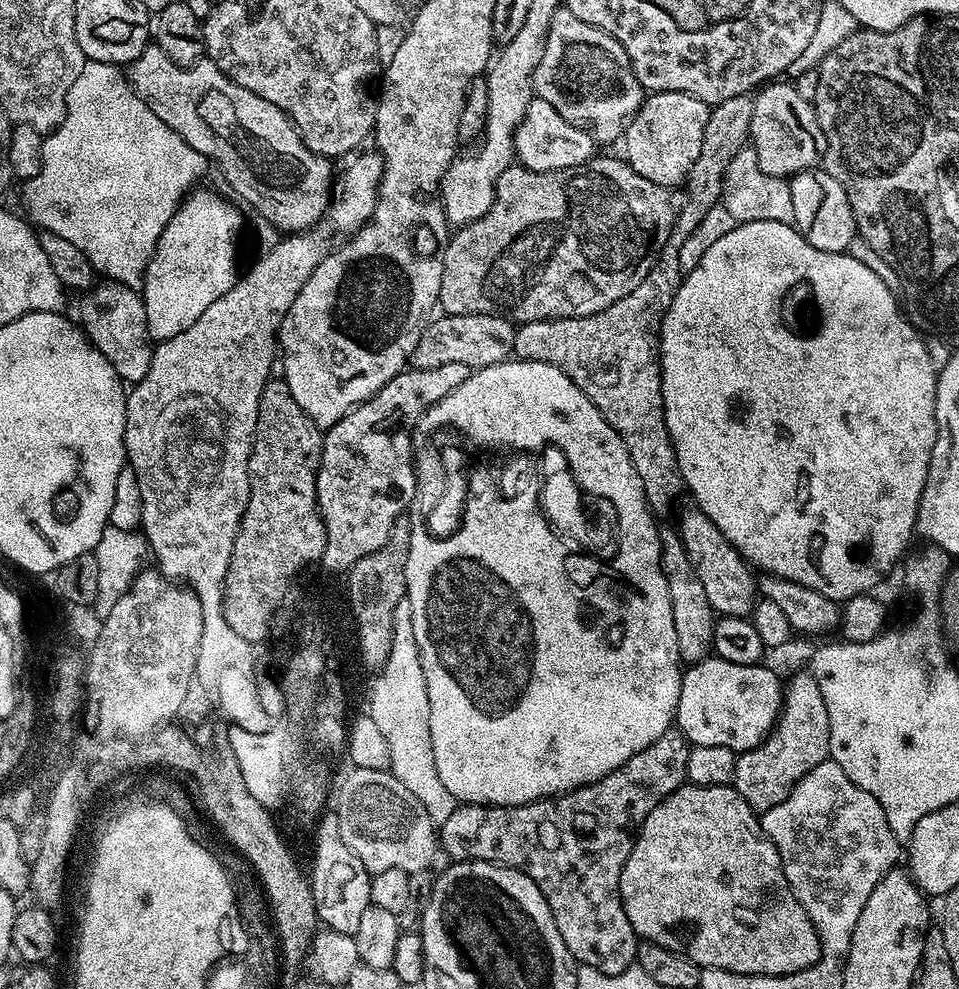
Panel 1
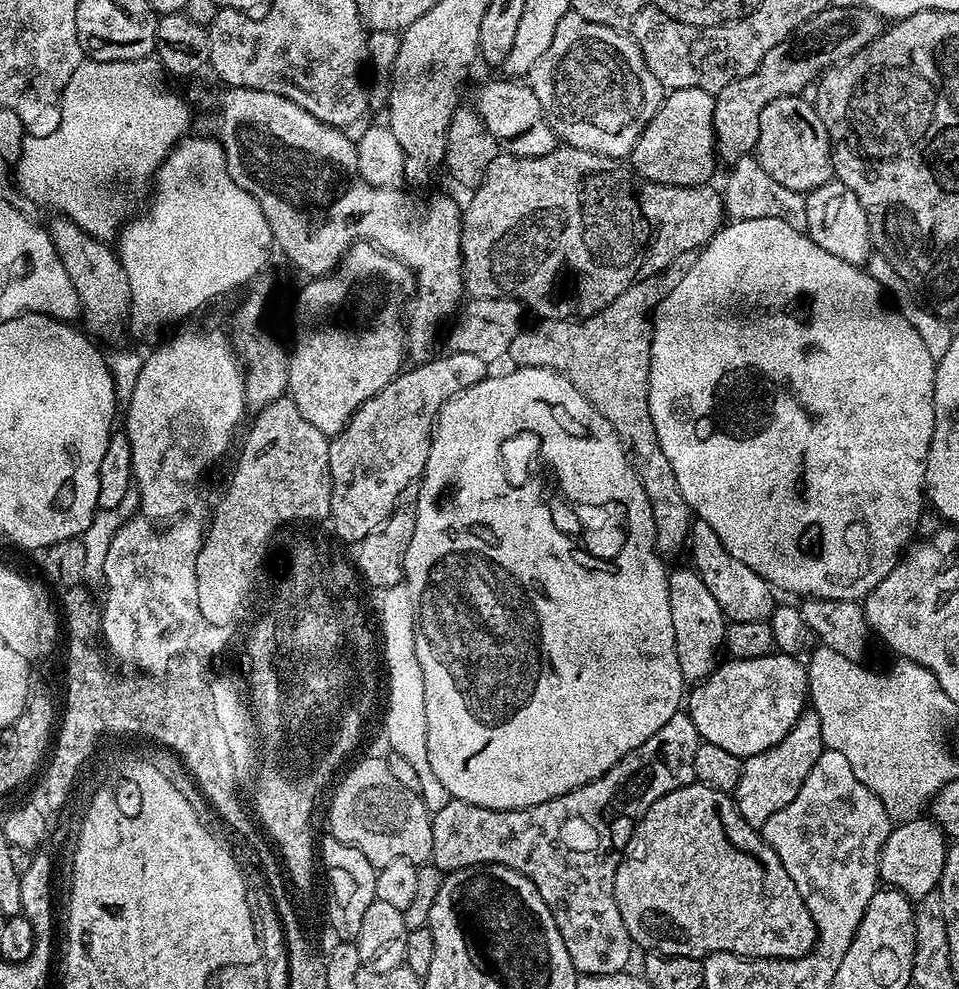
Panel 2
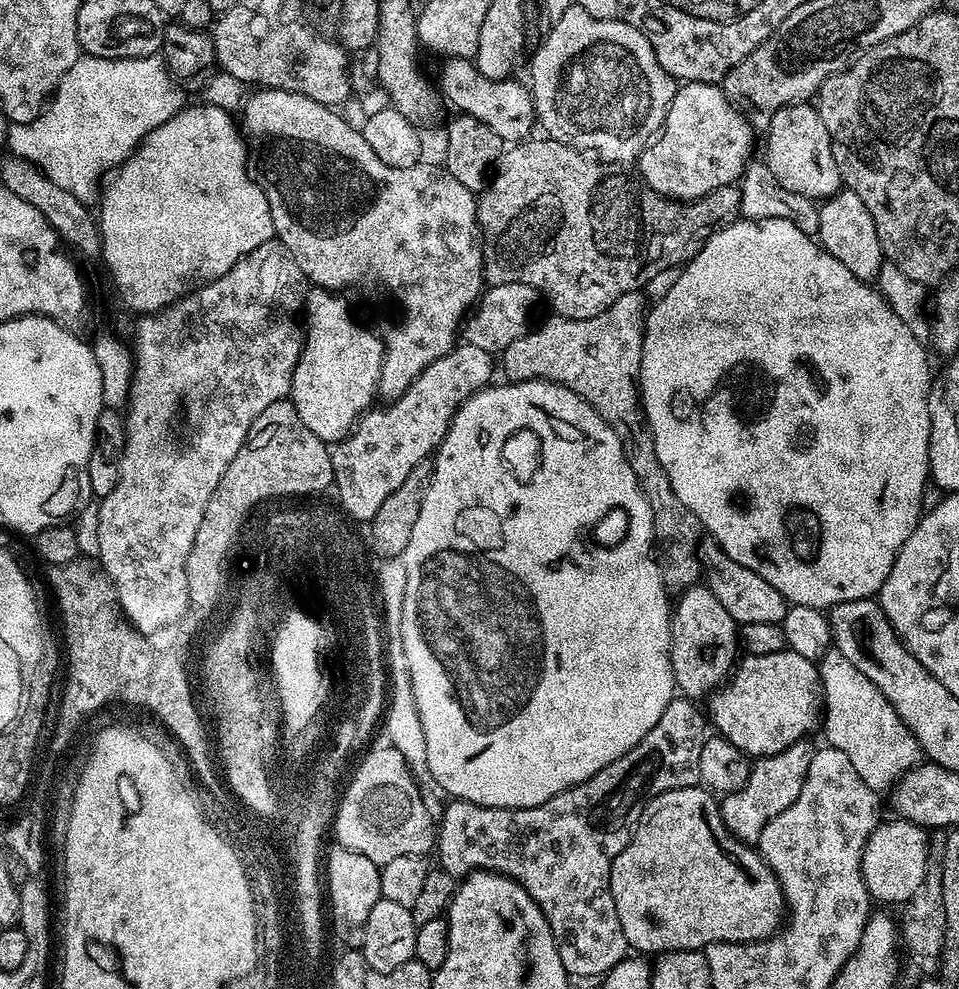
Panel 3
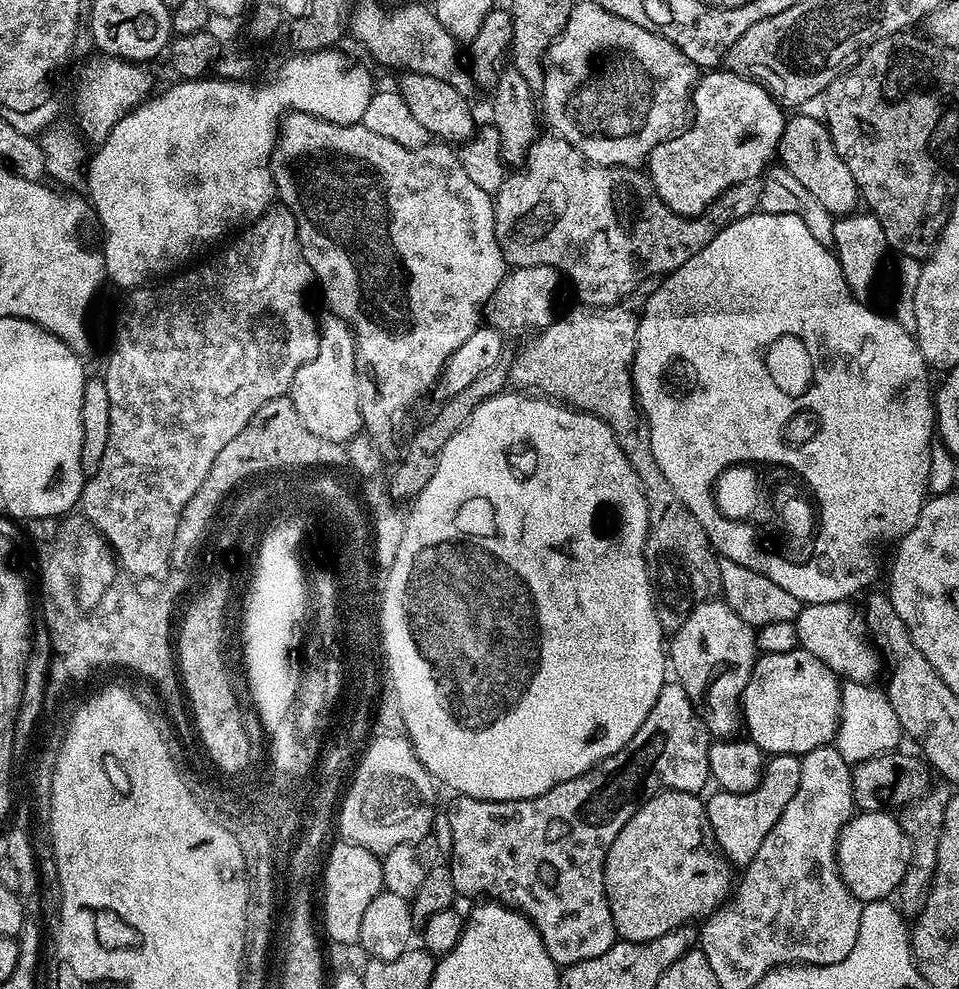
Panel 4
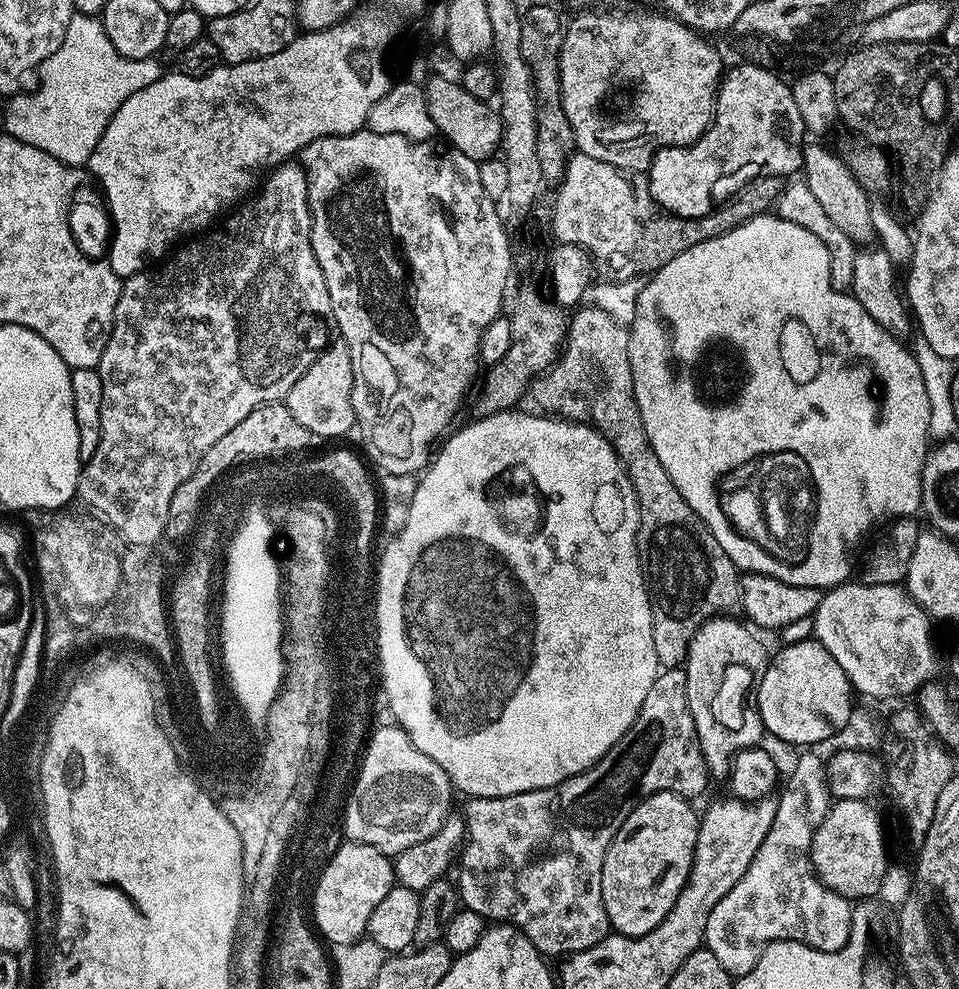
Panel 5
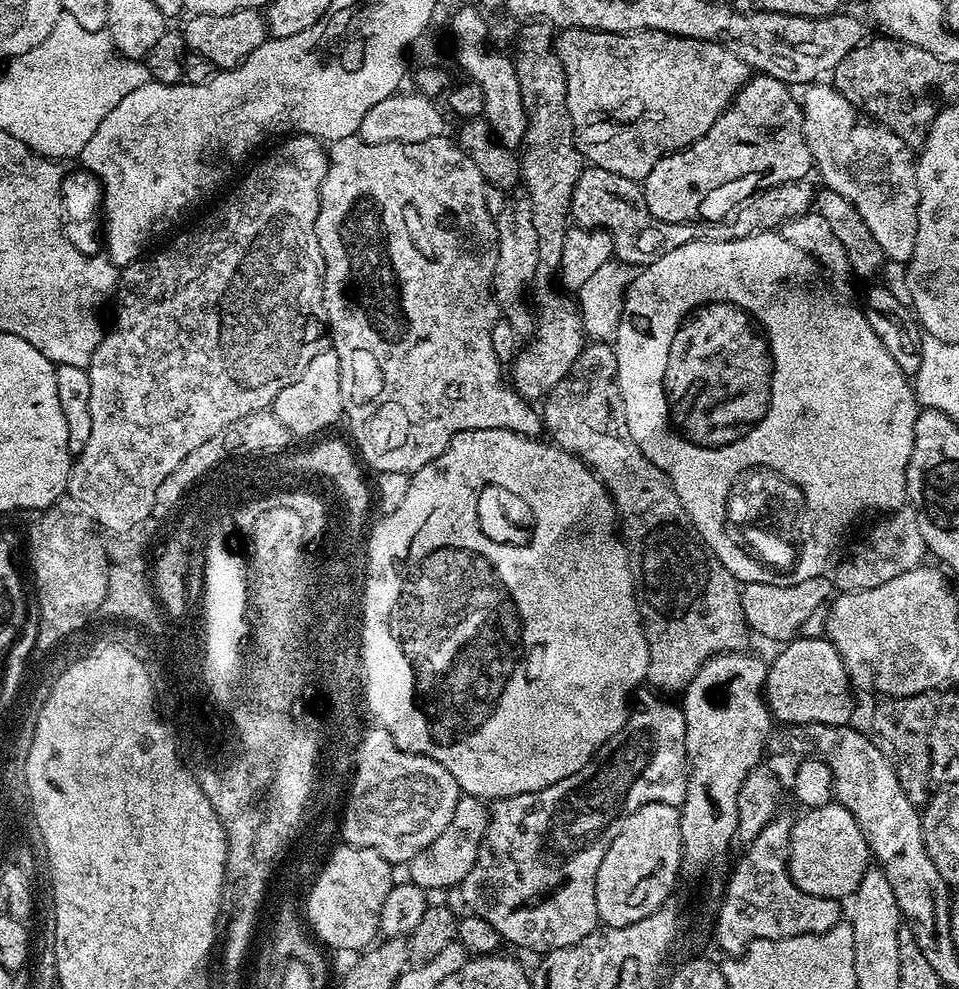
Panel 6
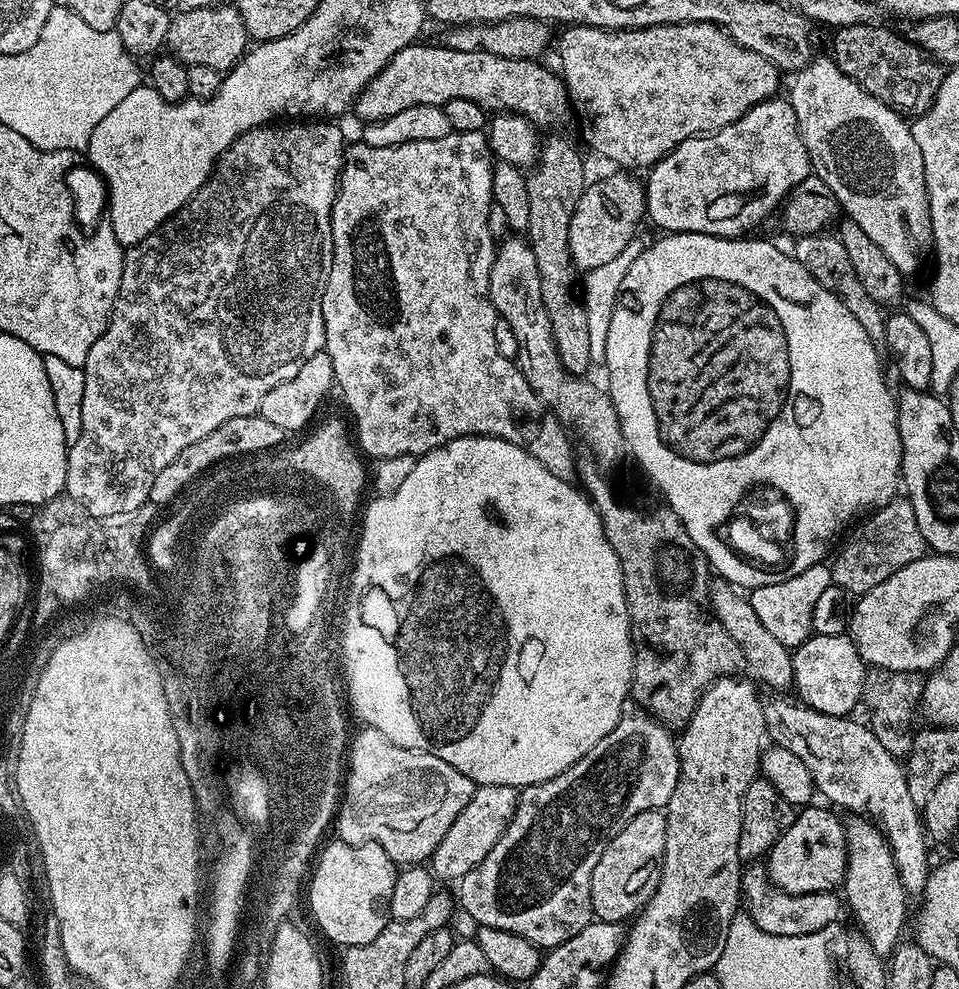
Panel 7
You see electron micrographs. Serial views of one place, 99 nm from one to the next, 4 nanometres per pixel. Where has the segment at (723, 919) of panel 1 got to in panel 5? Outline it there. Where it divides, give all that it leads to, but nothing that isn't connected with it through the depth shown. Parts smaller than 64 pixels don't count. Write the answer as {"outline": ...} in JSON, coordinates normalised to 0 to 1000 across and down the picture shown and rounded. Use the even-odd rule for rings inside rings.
{"outline":[[[687,801],[676,805],[659,820],[657,827],[649,831],[649,839],[636,851],[632,868],[628,872],[628,912],[632,916],[634,933],[639,943],[649,946],[673,946],[692,931],[694,924],[717,895],[717,885],[726,867],[726,852],[730,838],[730,825],[718,810],[703,801]]]}

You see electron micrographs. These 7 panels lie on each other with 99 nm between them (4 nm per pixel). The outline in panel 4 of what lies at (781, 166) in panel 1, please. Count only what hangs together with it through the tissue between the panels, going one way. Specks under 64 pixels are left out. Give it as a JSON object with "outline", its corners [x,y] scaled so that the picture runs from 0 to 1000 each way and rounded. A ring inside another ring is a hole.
{"outline":[[[826,115],[818,122],[818,130],[815,131],[815,140],[813,141],[813,149],[811,151],[812,165],[824,176],[828,176],[828,180],[835,188],[840,188],[840,192],[845,192],[845,196],[849,196],[849,200],[853,200],[853,204],[857,204],[859,211],[870,220],[883,218],[894,213],[895,207],[898,205],[897,193],[891,184],[891,176],[886,176],[886,172],[882,168],[882,164],[870,152],[870,144],[863,134],[863,127],[858,120],[847,117],[830,117],[834,115]]]}

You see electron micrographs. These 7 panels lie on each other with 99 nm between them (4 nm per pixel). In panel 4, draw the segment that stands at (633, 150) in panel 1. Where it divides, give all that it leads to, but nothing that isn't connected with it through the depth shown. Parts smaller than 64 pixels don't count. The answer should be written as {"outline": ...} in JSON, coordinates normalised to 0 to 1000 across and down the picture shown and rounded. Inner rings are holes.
{"outline":[[[738,71],[722,90],[719,124],[708,135],[690,144],[675,160],[674,174],[684,195],[708,218],[728,218],[758,190],[775,182],[787,182],[806,165],[813,149],[820,113],[805,94],[785,81],[758,71]]]}

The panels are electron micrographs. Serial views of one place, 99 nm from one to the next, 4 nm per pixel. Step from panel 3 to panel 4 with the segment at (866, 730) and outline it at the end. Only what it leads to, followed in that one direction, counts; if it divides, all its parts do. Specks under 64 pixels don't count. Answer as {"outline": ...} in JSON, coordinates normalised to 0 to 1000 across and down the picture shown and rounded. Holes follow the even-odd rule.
{"outline":[[[881,691],[876,697],[876,734],[872,737],[870,755],[885,774],[898,772],[912,764],[923,764],[925,760],[935,759],[940,755],[941,741],[936,722],[928,714],[925,699],[918,700],[908,691]]]}

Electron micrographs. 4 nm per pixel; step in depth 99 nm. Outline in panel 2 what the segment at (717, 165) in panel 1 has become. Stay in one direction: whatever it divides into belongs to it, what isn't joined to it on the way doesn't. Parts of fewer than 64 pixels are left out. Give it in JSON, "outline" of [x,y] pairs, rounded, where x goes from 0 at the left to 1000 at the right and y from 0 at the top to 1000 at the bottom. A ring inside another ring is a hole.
{"outline":[[[900,6],[886,8],[862,7],[851,16],[846,16],[835,24],[822,39],[815,41],[778,79],[770,79],[761,83],[761,87],[753,87],[753,91],[745,97],[745,119],[742,133],[747,137],[746,157],[756,162],[759,168],[767,166],[776,158],[787,155],[795,111],[803,103],[816,97],[832,97],[843,84],[854,78],[856,73],[885,61],[895,51],[899,51],[920,31],[920,18],[914,12]],[[683,282],[665,283],[657,288],[640,305],[636,305],[617,320],[597,324],[569,324],[556,332],[547,331],[532,346],[529,363],[535,364],[538,372],[572,372],[583,380],[589,380],[602,394],[608,398],[636,427],[636,431],[644,439],[655,458],[655,465],[664,483],[674,495],[674,504],[678,508],[678,516],[682,520],[682,536],[684,537],[684,557],[689,563],[705,562],[714,557],[717,539],[722,536],[724,519],[721,512],[711,504],[711,495],[707,495],[707,487],[703,483],[703,475],[699,475],[699,466],[690,459],[690,451],[686,447],[686,439],[682,435],[682,423],[678,423],[678,406],[676,405],[676,383],[678,382],[678,350],[680,349],[680,321],[684,310],[688,308],[690,294]]]}

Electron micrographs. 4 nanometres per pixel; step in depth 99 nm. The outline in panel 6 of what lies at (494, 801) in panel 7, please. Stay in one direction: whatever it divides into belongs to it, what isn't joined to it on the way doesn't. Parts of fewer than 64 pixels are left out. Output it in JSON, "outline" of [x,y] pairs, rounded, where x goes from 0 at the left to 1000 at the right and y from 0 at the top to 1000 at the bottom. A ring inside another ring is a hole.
{"outline":[[[481,804],[478,815],[473,819],[473,827],[469,827],[465,839],[461,839],[461,843],[457,843],[457,847],[453,847],[448,855],[436,859],[436,863],[432,863],[432,868],[424,871],[424,889],[443,900],[449,898],[464,900],[483,894],[486,884],[490,884],[498,868],[498,859],[509,838],[510,828],[510,814],[502,806]]]}

